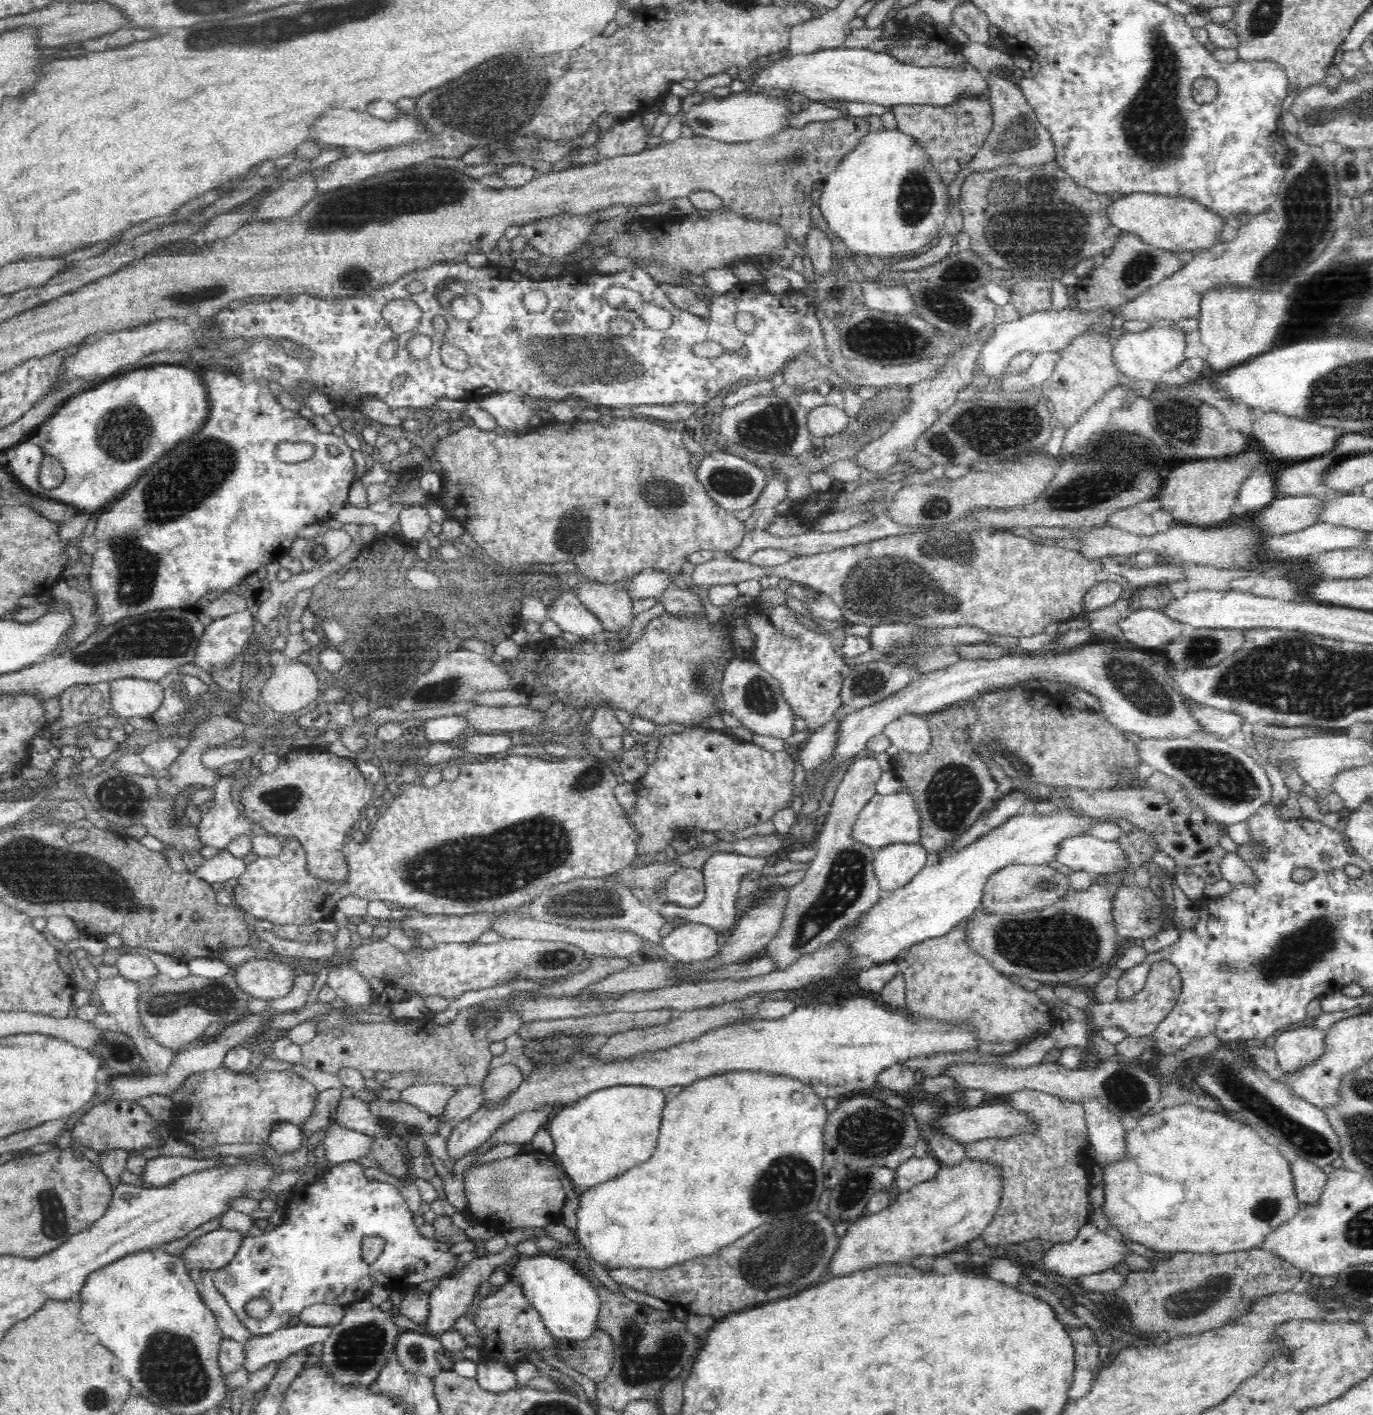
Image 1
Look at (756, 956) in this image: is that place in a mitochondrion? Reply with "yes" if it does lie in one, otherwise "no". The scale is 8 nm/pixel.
no

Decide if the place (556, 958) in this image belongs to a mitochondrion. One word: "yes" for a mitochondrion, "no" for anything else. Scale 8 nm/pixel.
yes

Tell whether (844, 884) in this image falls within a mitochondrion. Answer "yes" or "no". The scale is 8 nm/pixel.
yes

